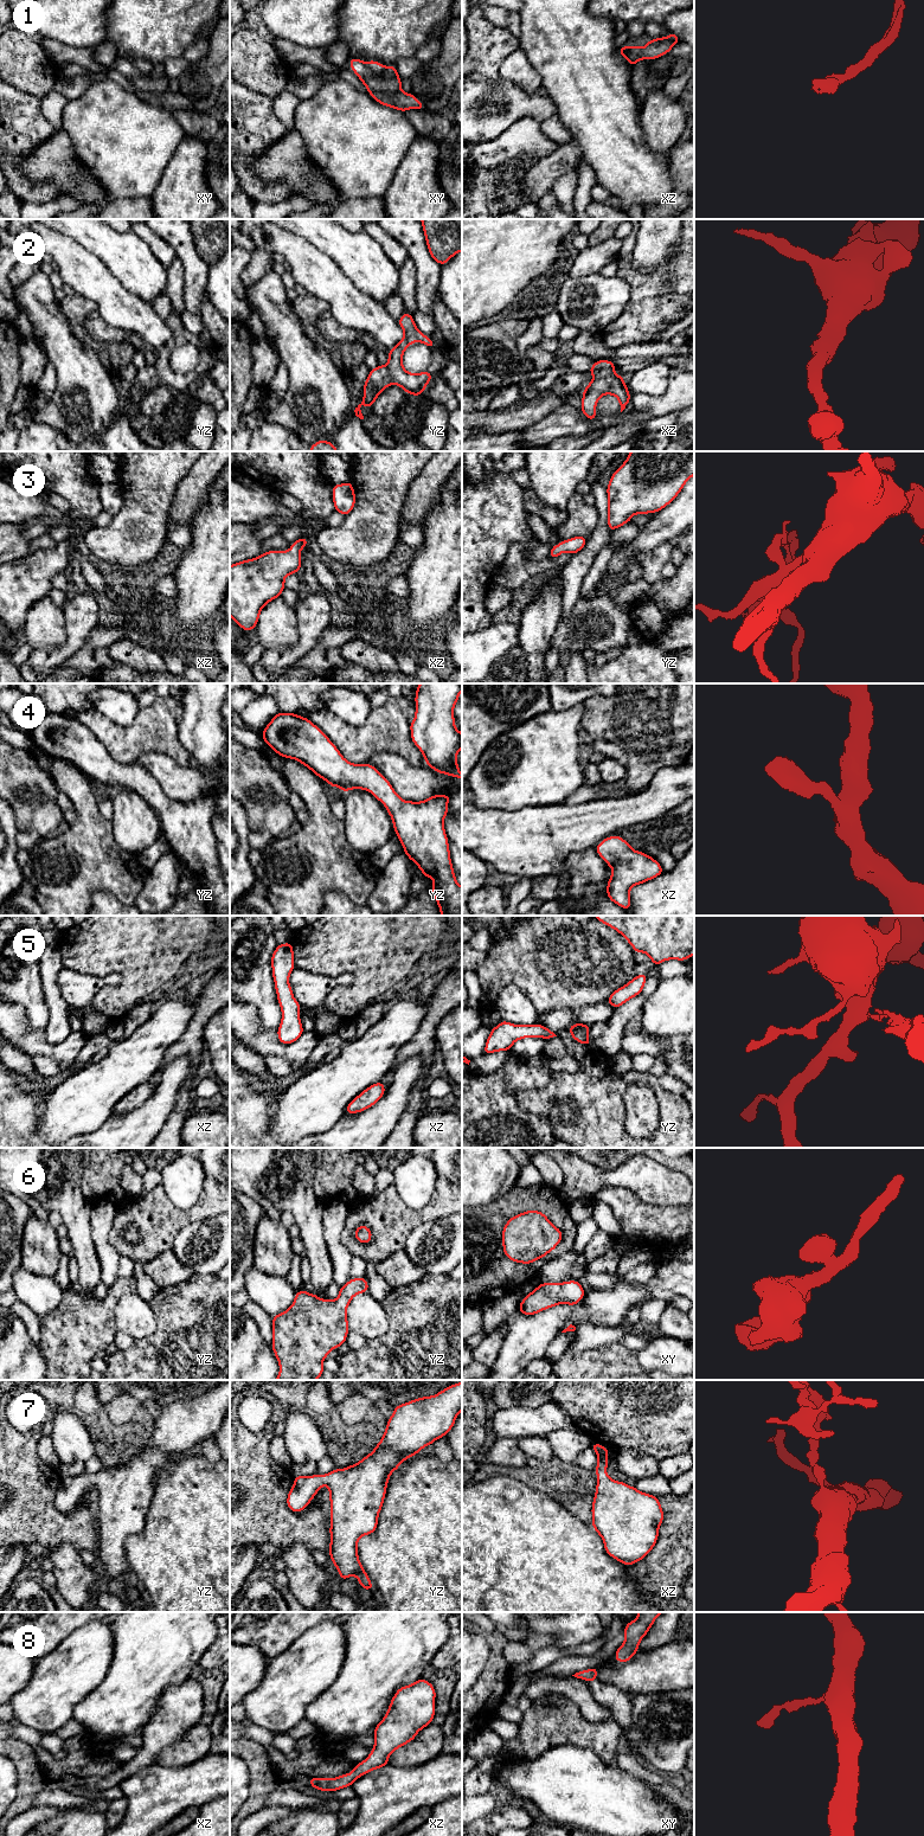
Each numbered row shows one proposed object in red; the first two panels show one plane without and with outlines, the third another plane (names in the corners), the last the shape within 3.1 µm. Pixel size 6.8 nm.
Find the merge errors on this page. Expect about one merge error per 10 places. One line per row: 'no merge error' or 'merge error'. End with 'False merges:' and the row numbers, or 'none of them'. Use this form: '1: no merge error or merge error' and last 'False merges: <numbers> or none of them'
1: no merge error
2: no merge error
3: no merge error
4: no merge error
5: no merge error
6: no merge error
7: no merge error
8: no merge error
False merges: none of them

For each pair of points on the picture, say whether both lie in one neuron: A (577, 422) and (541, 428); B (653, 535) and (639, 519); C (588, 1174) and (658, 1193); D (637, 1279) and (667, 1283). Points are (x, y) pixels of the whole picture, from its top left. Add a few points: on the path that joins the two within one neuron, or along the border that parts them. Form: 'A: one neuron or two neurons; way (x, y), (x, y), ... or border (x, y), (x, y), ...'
A: one neuron; way (569, 422), (562, 422), (550, 428)
B: two neurons; border (655, 513), (640, 527)
C: one neuron; way (605, 1178), (640, 1178)
D: two neurons; border (656, 1271), (643, 1284), (628, 1284), (622, 1278)

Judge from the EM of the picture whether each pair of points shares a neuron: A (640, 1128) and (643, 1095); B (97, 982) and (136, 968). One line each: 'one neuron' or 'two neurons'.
A: one neuron
B: two neurons

